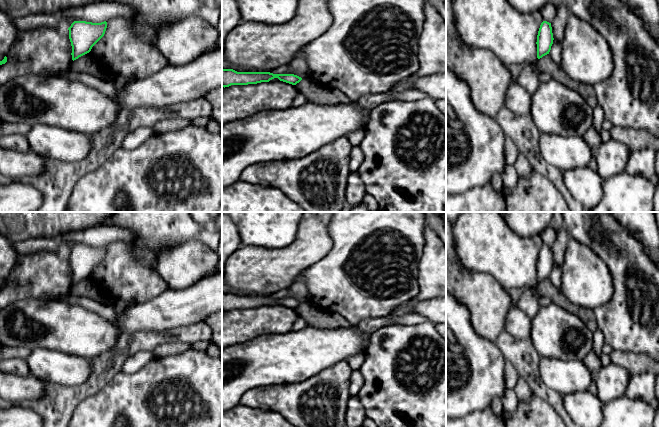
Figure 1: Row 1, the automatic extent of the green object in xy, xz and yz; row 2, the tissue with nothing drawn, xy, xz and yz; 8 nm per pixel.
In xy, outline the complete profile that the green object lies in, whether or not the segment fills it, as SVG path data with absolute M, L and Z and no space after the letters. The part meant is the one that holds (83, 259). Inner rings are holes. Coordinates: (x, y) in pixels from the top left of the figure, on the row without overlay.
M74 245L71 248L68 252L73 284L70 293L78 297L95 298L101 302L120 307L116 299L101 288L91 275L92 271L104 260L106 252L106 245L101 247Z

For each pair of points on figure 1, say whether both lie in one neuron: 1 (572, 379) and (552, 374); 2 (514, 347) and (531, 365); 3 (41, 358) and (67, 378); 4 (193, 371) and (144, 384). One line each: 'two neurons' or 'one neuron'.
1: one neuron
2: one neuron
3: one neuron
4: one neuron

